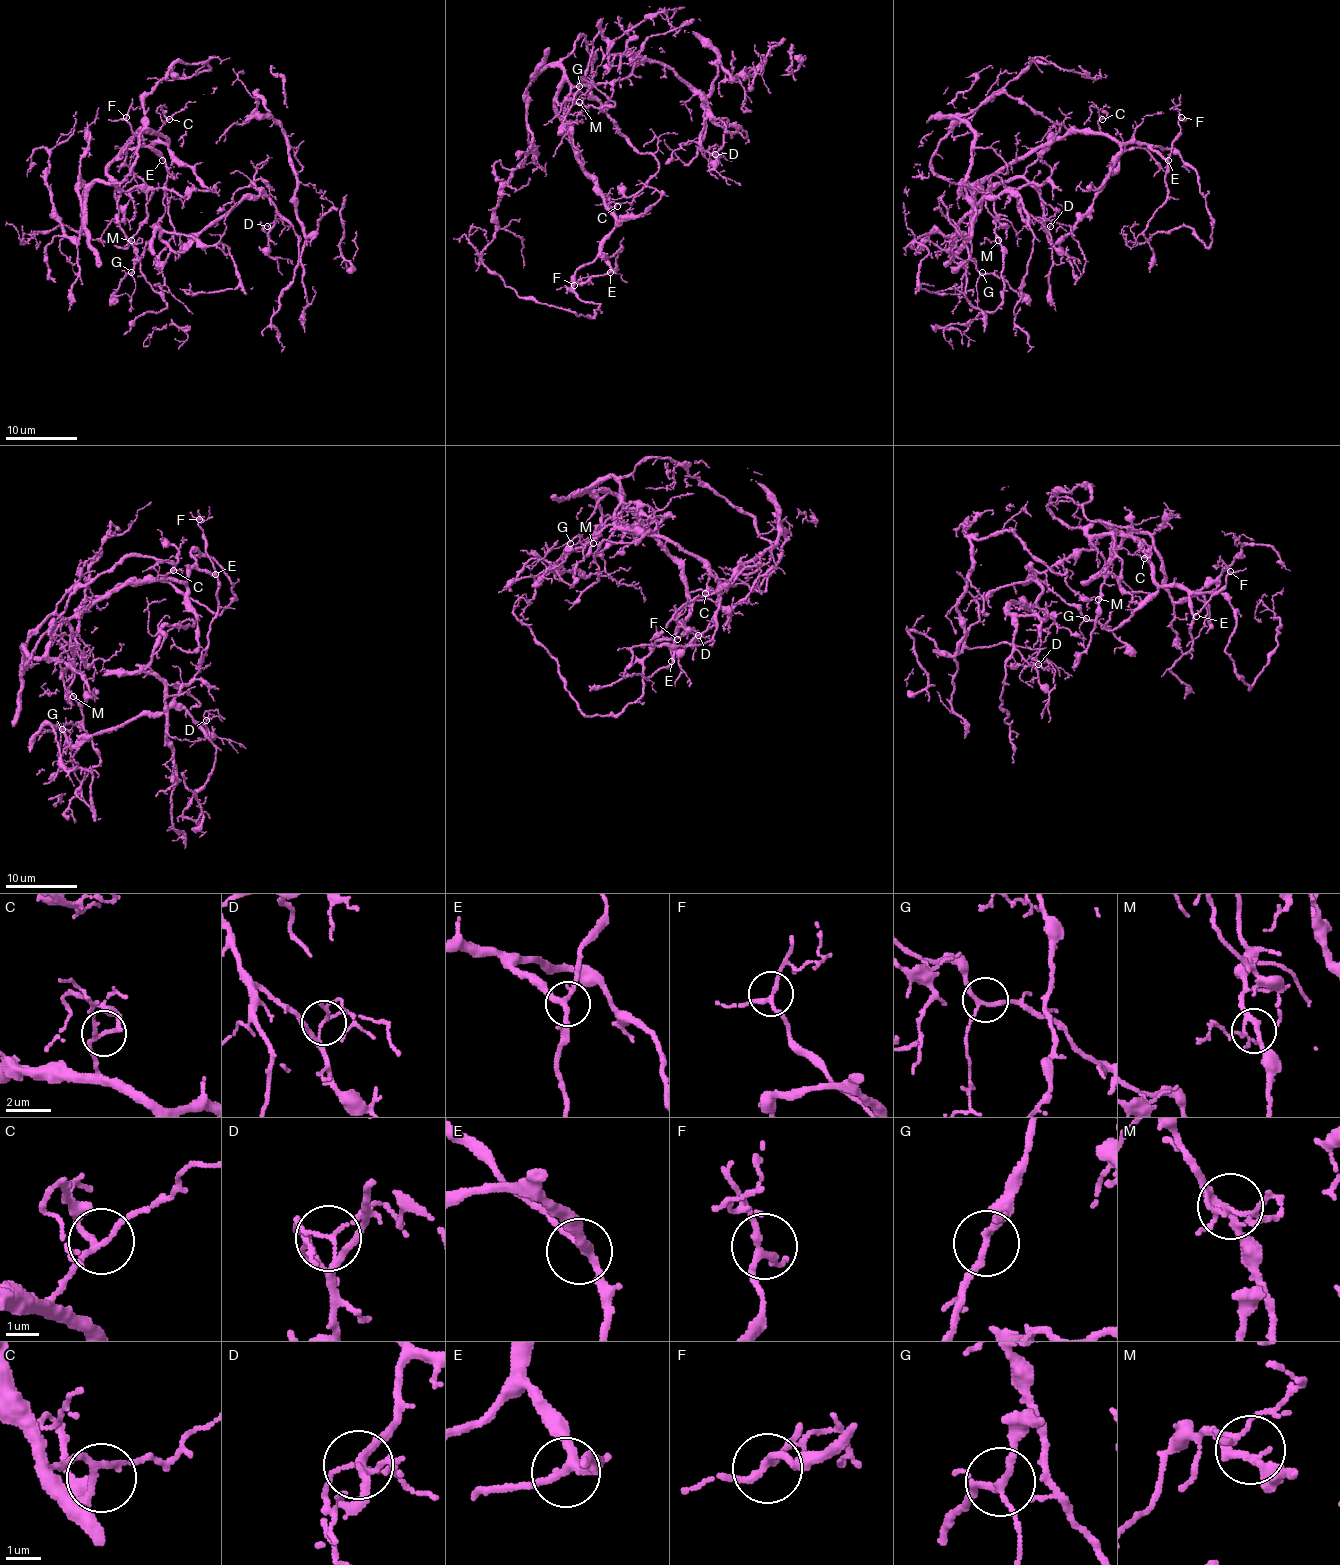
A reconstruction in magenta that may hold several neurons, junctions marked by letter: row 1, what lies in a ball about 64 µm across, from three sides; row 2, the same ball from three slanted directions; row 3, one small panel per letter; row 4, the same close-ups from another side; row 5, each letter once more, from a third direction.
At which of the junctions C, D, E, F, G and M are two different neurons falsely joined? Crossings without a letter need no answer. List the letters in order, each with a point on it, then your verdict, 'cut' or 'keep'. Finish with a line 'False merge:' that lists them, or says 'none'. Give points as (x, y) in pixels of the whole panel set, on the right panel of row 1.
C: at (1102, 119); keep
D: at (1050, 226); keep
E: at (1168, 160); keep
F: at (1181, 117); keep
G: at (982, 272); keep
M: at (998, 240); keep
False merge: none

